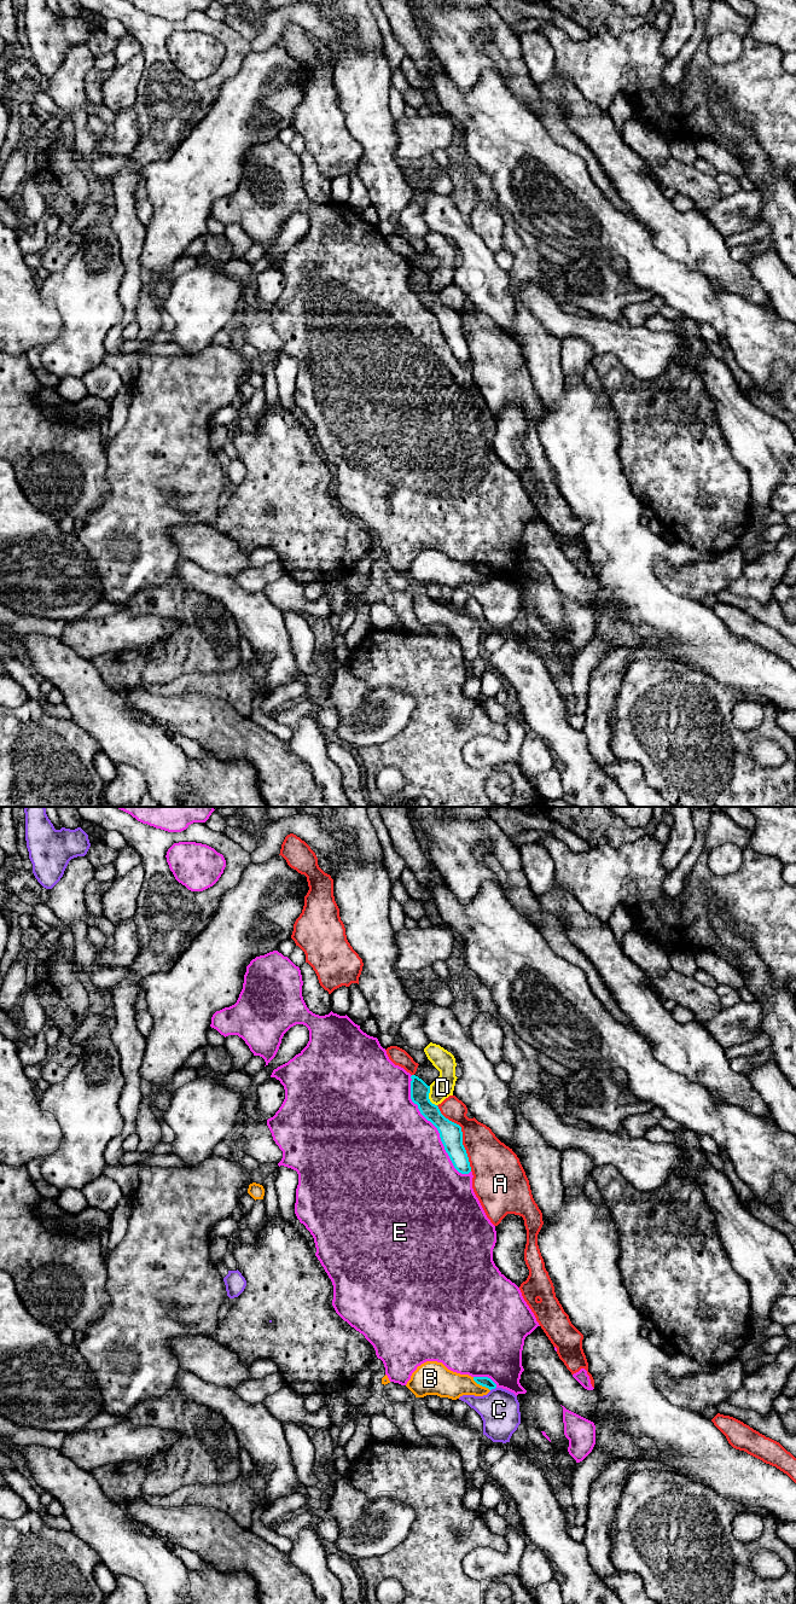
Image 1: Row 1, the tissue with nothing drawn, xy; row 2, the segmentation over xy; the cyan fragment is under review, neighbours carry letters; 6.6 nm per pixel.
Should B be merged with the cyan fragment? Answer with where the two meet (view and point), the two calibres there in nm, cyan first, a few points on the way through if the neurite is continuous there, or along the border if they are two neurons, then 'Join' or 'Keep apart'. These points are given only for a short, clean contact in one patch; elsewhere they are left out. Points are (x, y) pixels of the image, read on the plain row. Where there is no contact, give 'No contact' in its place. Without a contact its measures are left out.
Touches cyan at xy (481, 573). Thickness 70 nm (cyan) against 190 nm. Boundary: xy (472, 565), (489, 579). Keep apart

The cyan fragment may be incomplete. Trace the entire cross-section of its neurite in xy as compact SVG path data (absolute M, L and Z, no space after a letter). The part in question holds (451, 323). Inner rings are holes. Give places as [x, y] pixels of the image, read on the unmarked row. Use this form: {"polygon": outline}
{"polygon": "M416 263L411 265L411 287L420 302L438 319L441 330L454 356L461 362L471 360L469 345L463 333L461 315L446 307L437 294L429 287L430 274Z"}

